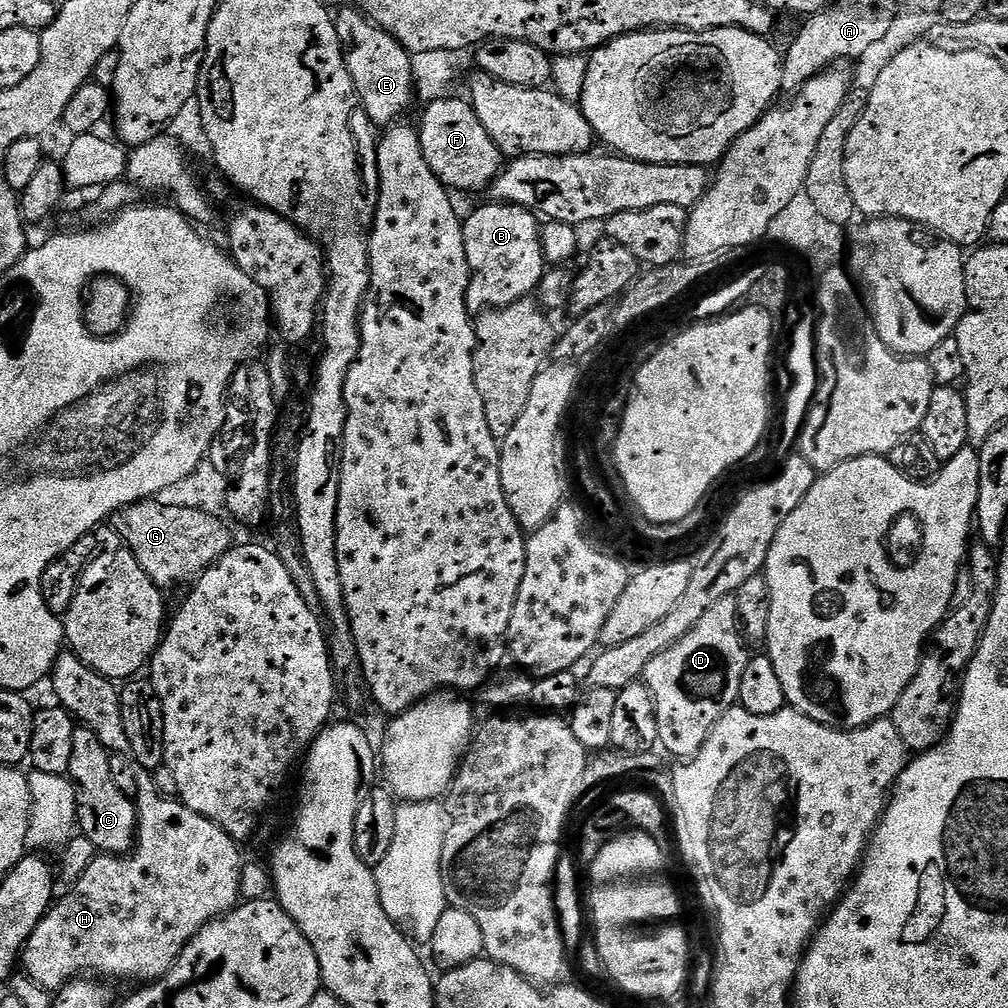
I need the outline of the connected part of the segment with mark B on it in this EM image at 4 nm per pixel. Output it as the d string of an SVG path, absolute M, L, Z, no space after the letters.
M487 202L463 217L464 245L468 259L468 310L479 314L490 308L505 308L531 297L546 271L540 241L541 221L522 206Z

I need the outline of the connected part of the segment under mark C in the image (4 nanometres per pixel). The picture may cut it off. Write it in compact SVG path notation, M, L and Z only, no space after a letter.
M77 727L74 754L70 754L68 776L77 794L76 823L78 832L100 854L127 854L136 843L136 806L133 797L122 794L110 778L109 753L86 727Z

